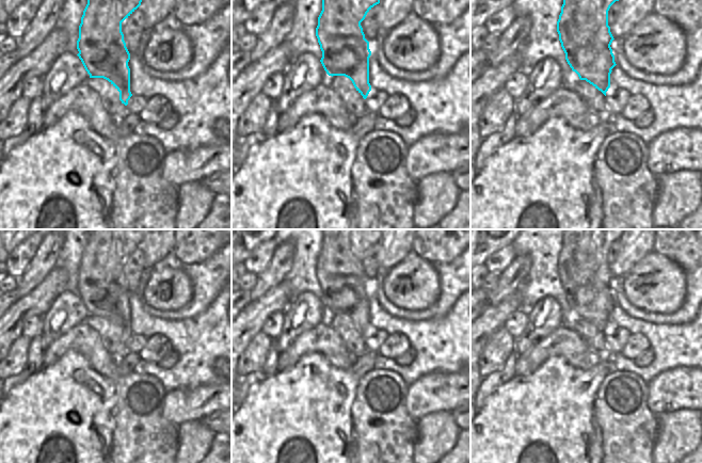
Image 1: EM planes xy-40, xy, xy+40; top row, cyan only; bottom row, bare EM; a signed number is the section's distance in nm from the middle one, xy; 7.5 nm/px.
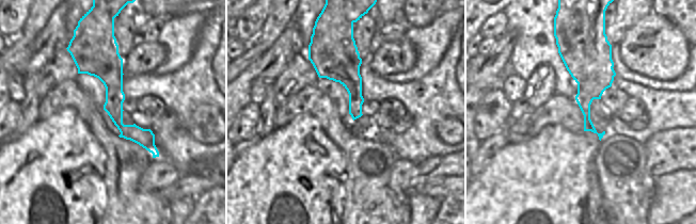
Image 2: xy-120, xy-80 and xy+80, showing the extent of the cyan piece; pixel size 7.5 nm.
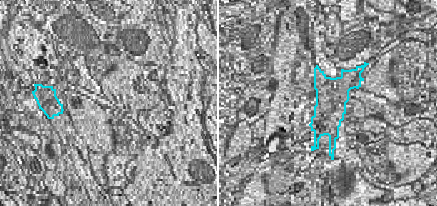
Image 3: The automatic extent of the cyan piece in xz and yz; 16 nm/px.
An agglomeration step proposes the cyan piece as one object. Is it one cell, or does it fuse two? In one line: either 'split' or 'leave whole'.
split

